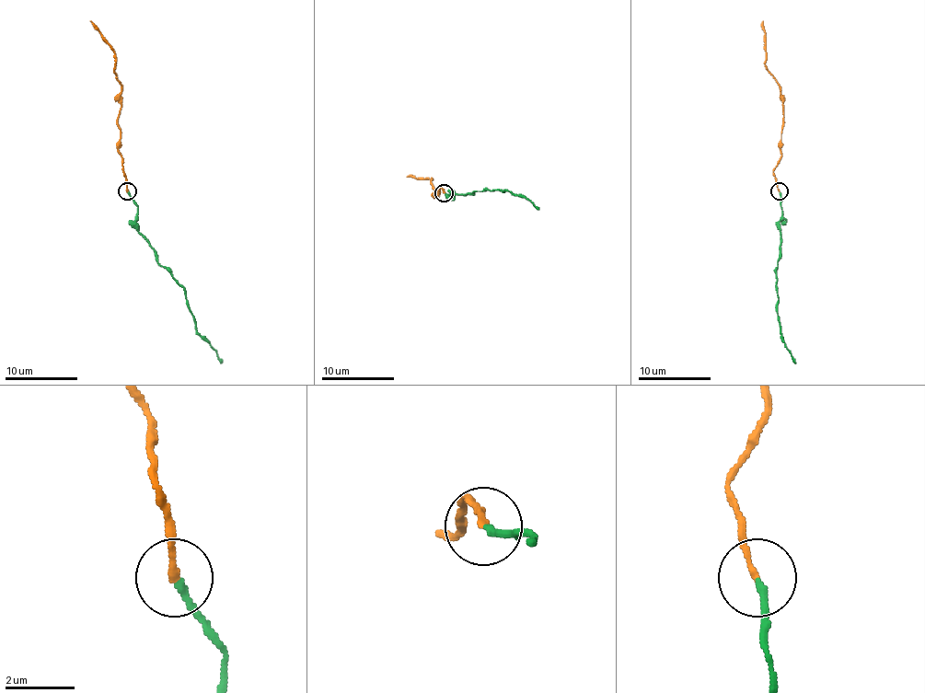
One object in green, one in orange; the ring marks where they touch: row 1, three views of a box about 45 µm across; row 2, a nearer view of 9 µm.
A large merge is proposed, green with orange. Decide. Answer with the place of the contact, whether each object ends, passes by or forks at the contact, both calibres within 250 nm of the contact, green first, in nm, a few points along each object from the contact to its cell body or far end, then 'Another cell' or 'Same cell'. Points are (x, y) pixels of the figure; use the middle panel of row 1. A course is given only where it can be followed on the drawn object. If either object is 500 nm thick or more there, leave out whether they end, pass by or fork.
Place: (444, 192). At the ring green ends. At the ring orange ends. Thickness 200 nm (green) against 180 nm. Course of green: (445, 192), (453, 196), (453, 192), (507, 190), (522, 194), (538, 209). Course of orange: (445, 192), (441, 187), (435, 198), (437, 194), (432, 179), (406, 176). Same cell

